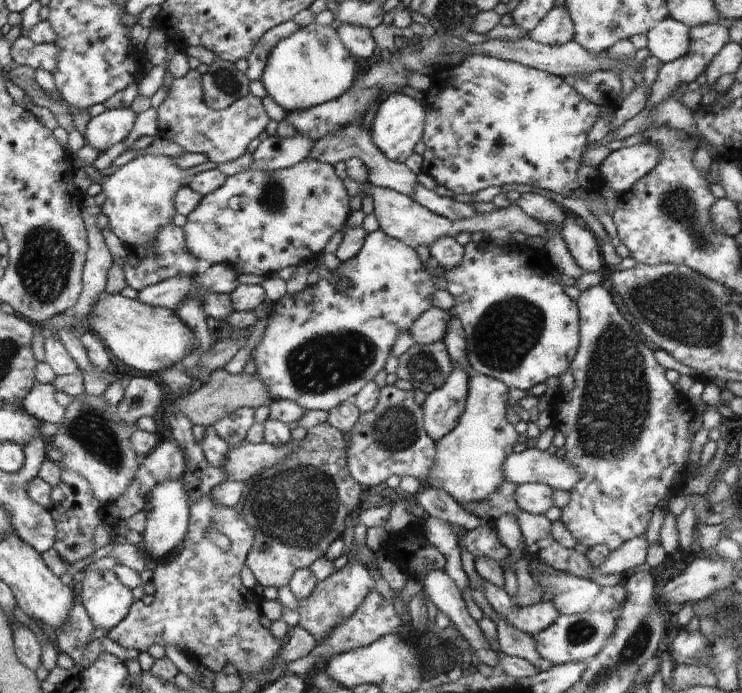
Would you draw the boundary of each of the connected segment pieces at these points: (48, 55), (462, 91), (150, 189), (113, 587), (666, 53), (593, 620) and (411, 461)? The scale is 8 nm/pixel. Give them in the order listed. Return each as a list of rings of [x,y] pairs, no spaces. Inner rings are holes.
[[[18,37],[11,46],[13,64],[28,65],[55,73],[58,68],[59,48],[54,43],[34,44],[28,37]]]
[[[472,55],[460,60],[458,64],[438,66],[432,76],[432,88],[424,95],[422,104],[425,110],[424,132],[422,142],[426,145],[422,156],[422,170],[428,176],[432,176],[440,186],[445,186],[455,194],[476,194],[488,187],[502,187],[504,184],[529,184],[530,186],[547,188],[550,192],[562,194],[566,197],[574,197],[579,190],[576,171],[581,166],[582,153],[587,147],[586,138],[594,122],[598,120],[601,107],[592,101],[586,100],[565,78],[549,75],[547,72],[524,66],[523,64],[497,59],[496,57],[484,55]]]
[[[144,154],[113,174],[104,176],[101,190],[106,194],[106,201],[101,206],[101,212],[108,217],[115,235],[127,247],[149,247],[155,243],[157,232],[165,224],[172,223],[172,217],[176,214],[173,196],[179,191],[180,182],[186,180],[189,184],[191,176],[186,177],[187,170],[176,167],[170,157]]]
[[[84,571],[82,587],[77,594],[92,624],[104,630],[114,628],[124,620],[134,602],[132,591],[122,585],[116,574],[110,571]]]
[[[664,17],[646,32],[647,48],[661,64],[684,57],[690,48],[689,27],[672,17]]]
[[[588,611],[575,615],[560,615],[548,628],[535,637],[536,652],[553,665],[584,662],[598,654],[605,640],[615,631],[615,613]]]
[[[386,385],[372,411],[361,414],[350,430],[347,467],[352,478],[371,488],[390,476],[414,476],[426,486],[436,464],[436,443],[423,427],[423,408],[414,401],[415,390],[403,391]]]

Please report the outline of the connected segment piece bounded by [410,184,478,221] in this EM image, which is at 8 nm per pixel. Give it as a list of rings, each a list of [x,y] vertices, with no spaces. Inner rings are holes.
[[[419,184],[415,193],[411,195],[418,204],[425,206],[430,212],[444,216],[448,220],[469,219],[478,215],[472,202],[461,203],[450,197],[441,197]]]

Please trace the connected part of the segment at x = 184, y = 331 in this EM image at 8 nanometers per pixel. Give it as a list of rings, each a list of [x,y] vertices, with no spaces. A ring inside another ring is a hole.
[[[102,291],[94,301],[89,314],[89,328],[104,340],[108,350],[122,360],[126,366],[138,372],[157,372],[176,365],[184,354],[194,347],[198,340],[173,309],[153,307],[136,299],[131,293],[110,294]]]

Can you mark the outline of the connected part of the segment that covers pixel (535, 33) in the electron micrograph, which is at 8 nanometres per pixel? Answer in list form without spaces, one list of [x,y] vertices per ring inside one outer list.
[[[562,5],[552,7],[546,16],[528,34],[543,45],[563,45],[574,38],[574,23],[568,9]]]

